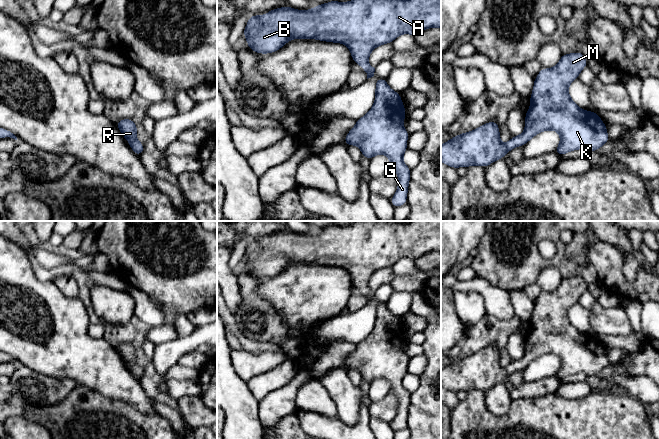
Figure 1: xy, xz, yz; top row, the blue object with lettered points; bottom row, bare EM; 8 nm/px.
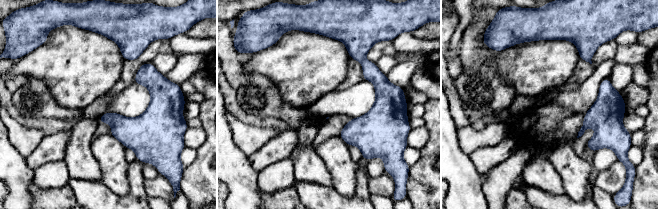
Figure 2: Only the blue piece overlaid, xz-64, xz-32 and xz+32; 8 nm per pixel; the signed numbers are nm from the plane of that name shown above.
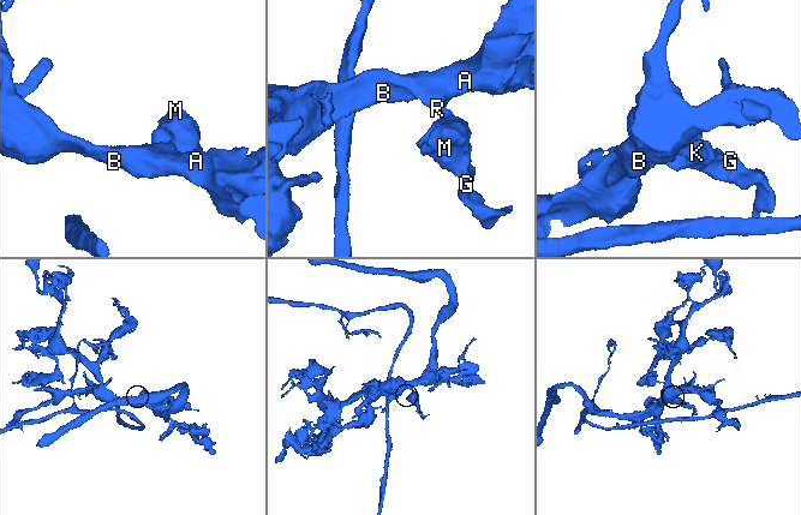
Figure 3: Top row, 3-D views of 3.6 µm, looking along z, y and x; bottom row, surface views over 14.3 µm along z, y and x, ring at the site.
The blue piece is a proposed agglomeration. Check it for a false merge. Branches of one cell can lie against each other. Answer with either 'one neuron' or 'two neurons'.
one neuron

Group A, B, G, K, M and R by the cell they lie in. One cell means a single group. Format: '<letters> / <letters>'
A B G K M R

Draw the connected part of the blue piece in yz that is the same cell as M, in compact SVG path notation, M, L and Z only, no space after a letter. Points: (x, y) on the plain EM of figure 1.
M582 276L562 278L555 291L542 292L535 301L522 358L503 368L498 347L491 345L443 367L441 385L455 393L474 389L485 392L547 354L560 358L560 368L554 374L560 380L577 373L597 375L610 365L607 349L597 336L581 333L568 316L569 309L587 289Z

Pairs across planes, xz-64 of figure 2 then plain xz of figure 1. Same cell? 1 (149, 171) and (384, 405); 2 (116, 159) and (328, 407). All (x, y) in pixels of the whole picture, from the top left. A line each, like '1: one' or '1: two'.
1: two
2: two

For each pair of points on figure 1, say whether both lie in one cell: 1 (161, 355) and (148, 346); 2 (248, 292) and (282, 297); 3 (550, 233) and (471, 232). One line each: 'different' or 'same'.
1: different
2: different
3: different

